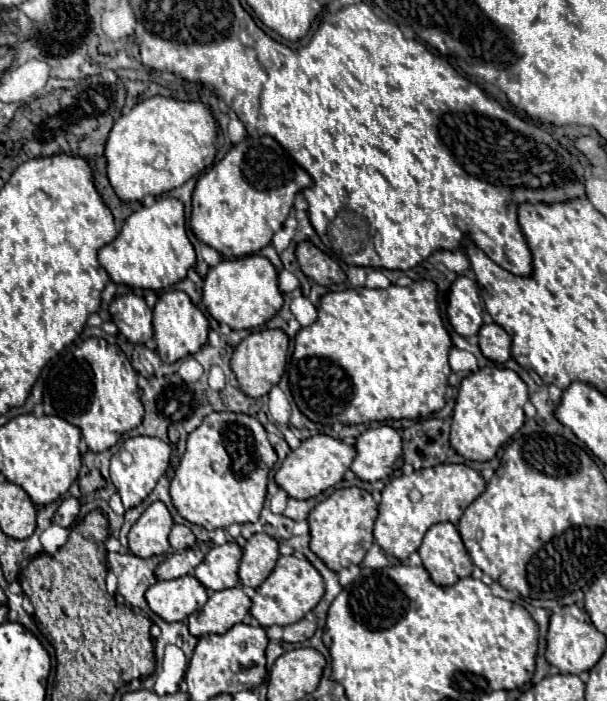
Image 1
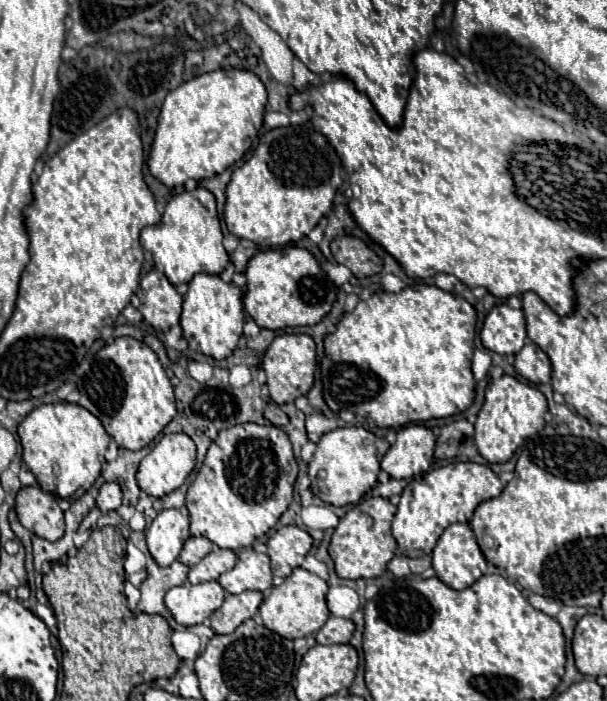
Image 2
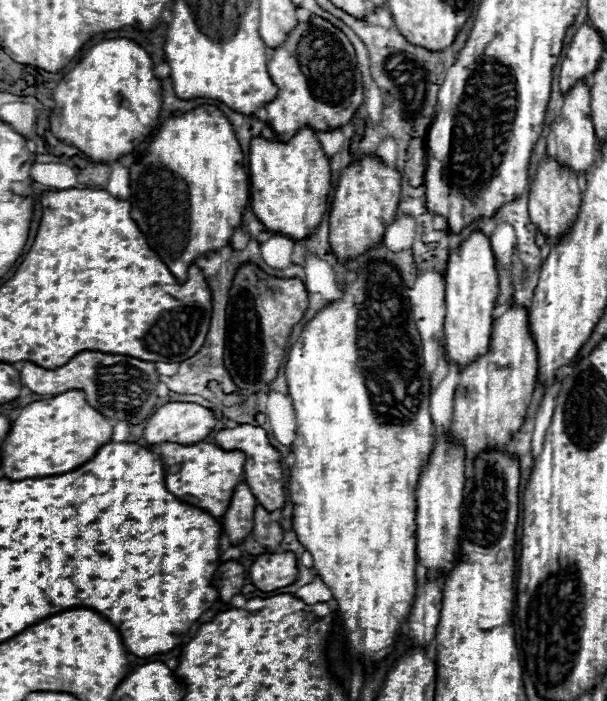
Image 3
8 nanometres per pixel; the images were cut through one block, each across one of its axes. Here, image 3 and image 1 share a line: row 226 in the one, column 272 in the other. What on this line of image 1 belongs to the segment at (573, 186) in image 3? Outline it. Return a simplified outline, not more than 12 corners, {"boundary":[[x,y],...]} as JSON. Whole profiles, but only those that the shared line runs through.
{"boundary":[[254,534],[242,548],[240,586],[258,588],[274,570],[278,542]]}

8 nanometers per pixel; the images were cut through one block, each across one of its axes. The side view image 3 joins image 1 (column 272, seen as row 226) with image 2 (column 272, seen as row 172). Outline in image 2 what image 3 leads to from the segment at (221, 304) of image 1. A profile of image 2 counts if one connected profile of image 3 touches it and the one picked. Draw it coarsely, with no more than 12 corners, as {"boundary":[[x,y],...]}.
{"boundary":[[306,248],[258,252],[244,310],[268,330],[312,326],[338,288]]}

